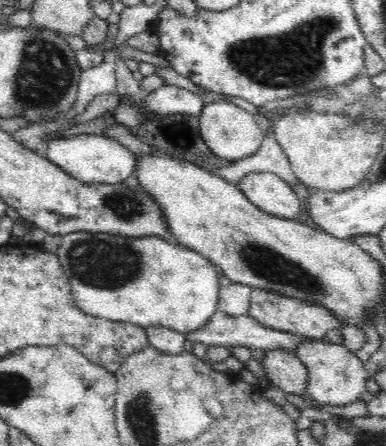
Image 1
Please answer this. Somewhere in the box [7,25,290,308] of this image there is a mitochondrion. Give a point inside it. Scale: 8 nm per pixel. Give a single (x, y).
(44, 80)

